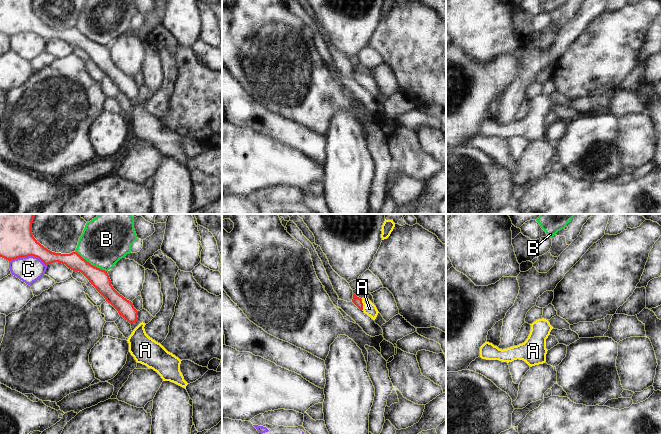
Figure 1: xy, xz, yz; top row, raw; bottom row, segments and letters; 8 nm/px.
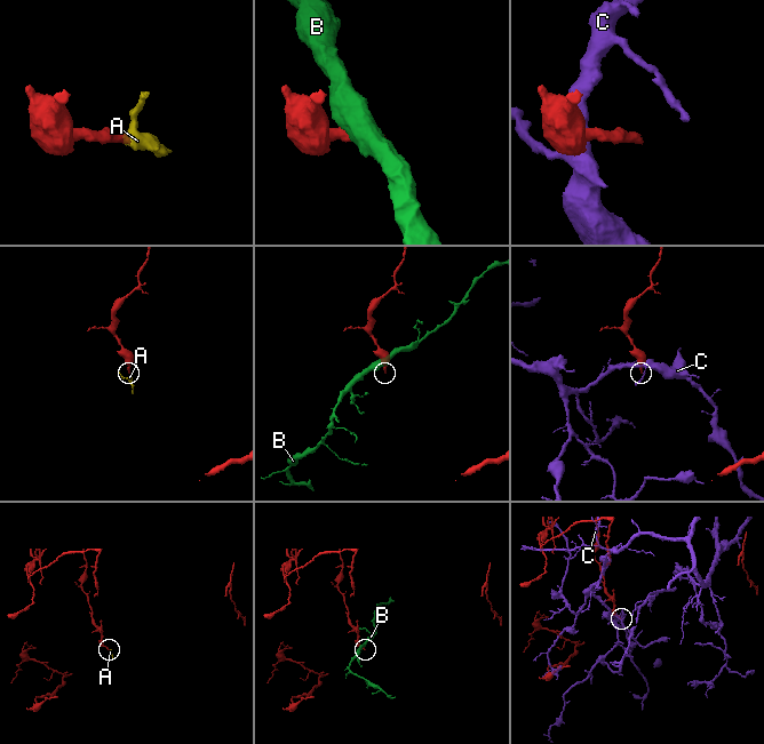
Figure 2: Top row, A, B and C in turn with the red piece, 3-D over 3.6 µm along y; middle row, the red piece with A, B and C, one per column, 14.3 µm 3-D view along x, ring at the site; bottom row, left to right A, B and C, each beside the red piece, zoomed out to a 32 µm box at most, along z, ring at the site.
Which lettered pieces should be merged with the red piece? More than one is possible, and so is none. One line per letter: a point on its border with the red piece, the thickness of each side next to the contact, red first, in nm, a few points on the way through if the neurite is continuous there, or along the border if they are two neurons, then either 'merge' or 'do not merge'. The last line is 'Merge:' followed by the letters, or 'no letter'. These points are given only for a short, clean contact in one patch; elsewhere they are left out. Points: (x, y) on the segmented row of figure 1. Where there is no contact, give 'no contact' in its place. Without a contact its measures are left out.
A: contact xz (362, 304); calibres 70 and 100 nm; way xz (357, 301), (362, 304), (369, 308); merge
B: contact xy (90, 264); calibres 150 and 400 nm; border xy (75, 251), (91, 264), (106, 271); do not merge
C: contact xy (28, 255); calibres 280 and 200 nm; do not merge
Merge: A

